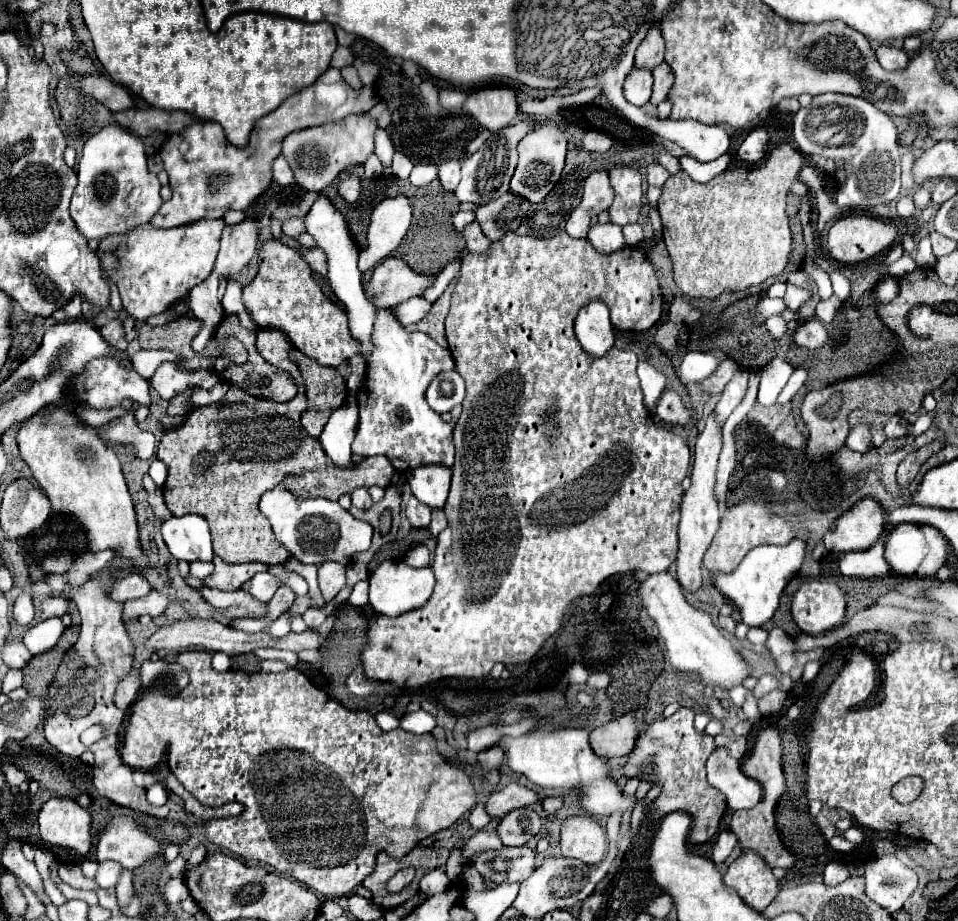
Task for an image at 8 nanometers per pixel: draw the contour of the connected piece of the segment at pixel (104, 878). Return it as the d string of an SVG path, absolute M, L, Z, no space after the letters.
M102 862L94 880L102 888L112 888L112 886L116 886L120 872L122 872L122 866L120 864L116 864L116 862Z

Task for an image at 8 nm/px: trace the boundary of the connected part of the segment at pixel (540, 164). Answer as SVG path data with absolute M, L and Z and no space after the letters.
M540 124L532 132L528 132L518 144L518 166L510 182L512 194L520 194L528 202L540 202L560 180L560 172L564 168L568 141L566 136L552 124Z

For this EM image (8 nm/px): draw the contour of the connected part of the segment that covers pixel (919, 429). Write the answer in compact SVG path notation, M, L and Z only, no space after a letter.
M926 412L926 414L918 416L918 418L914 420L914 430L912 430L912 434L914 434L914 436L918 436L918 434L926 432L926 430L930 428L930 424L932 424L932 422L934 422L934 414L932 414L932 412Z

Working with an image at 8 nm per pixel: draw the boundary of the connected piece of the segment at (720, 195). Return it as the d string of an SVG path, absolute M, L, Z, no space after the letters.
M778 144L766 164L760 168L732 168L714 176L710 182L694 182L686 172L674 174L666 180L664 194L658 200L658 212L664 224L664 242L672 260L674 280L678 288L692 298L714 300L726 290L740 292L750 286L762 284L770 276L778 276L790 254L792 234L786 214L786 196L790 194L792 180L802 168L802 154L792 144Z

